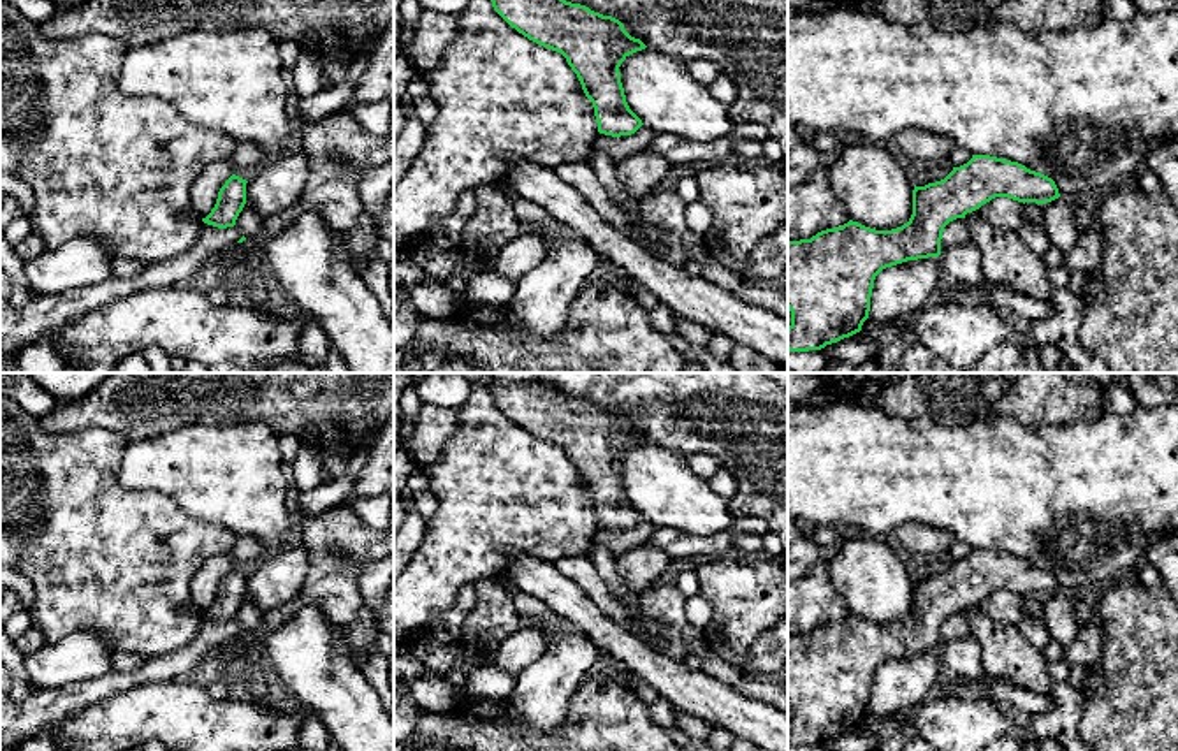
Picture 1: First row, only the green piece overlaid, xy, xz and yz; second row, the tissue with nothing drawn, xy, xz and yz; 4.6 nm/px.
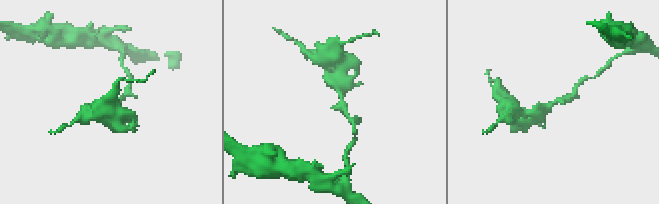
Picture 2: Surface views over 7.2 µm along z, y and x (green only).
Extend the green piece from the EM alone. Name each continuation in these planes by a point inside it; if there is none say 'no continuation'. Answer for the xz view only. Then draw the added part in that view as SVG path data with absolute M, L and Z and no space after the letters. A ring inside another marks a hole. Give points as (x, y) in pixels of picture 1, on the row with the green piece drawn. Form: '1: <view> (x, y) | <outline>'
no continuation

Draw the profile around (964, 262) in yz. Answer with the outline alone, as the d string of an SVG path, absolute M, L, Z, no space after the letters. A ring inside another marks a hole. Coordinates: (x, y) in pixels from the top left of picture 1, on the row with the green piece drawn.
M963 243L941 252L939 260L955 283L963 283L967 287L985 285L983 259L972 243Z

